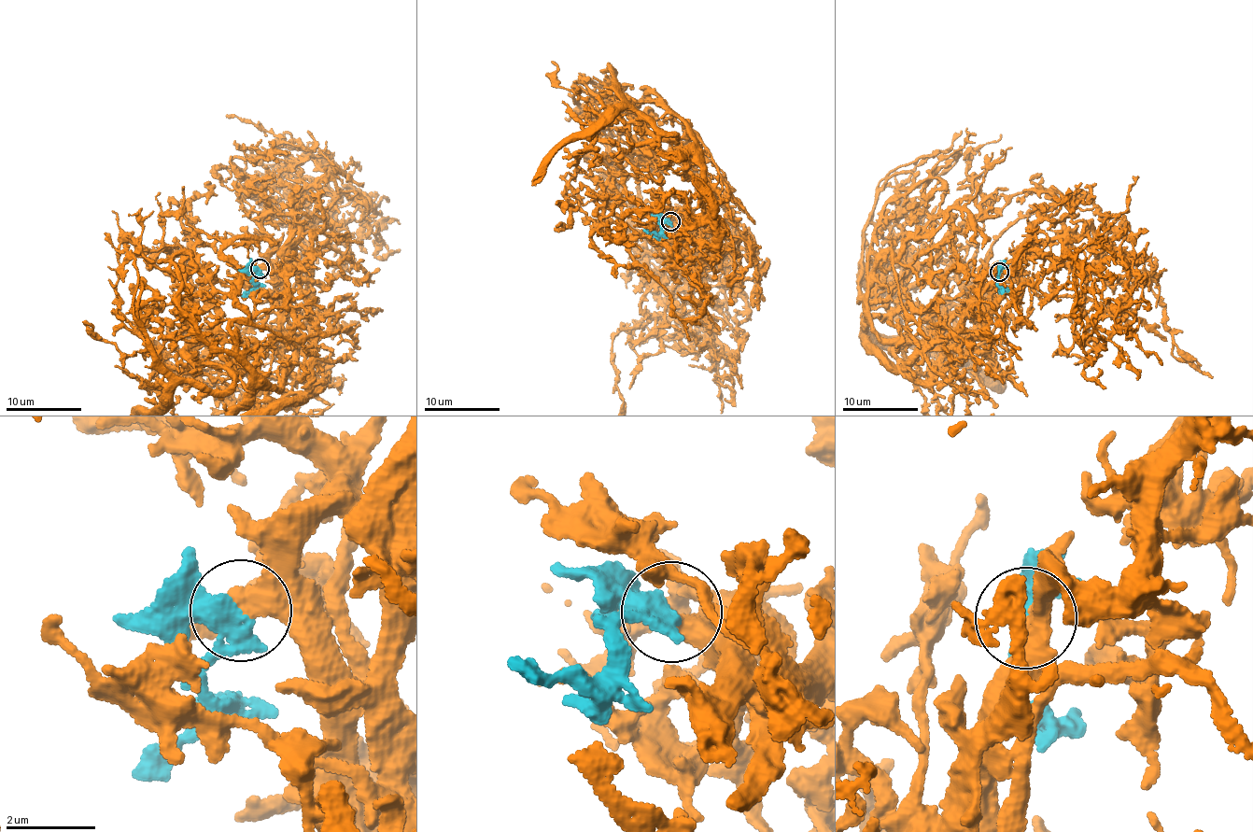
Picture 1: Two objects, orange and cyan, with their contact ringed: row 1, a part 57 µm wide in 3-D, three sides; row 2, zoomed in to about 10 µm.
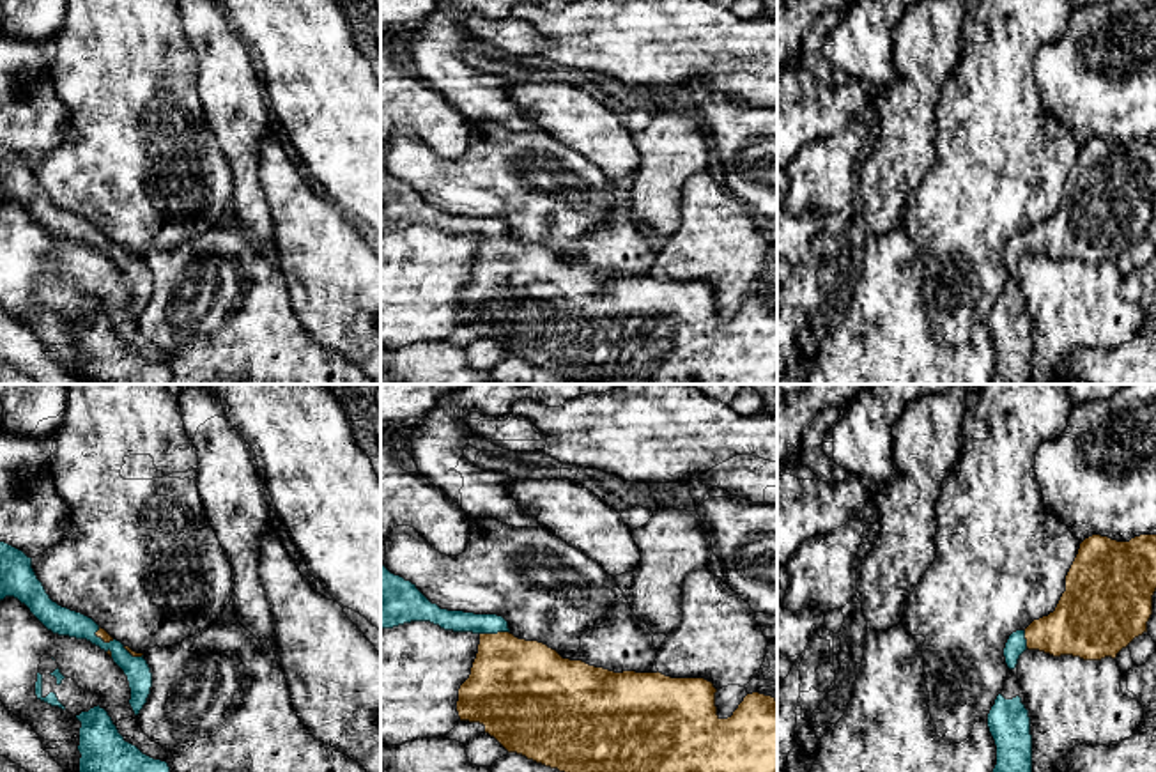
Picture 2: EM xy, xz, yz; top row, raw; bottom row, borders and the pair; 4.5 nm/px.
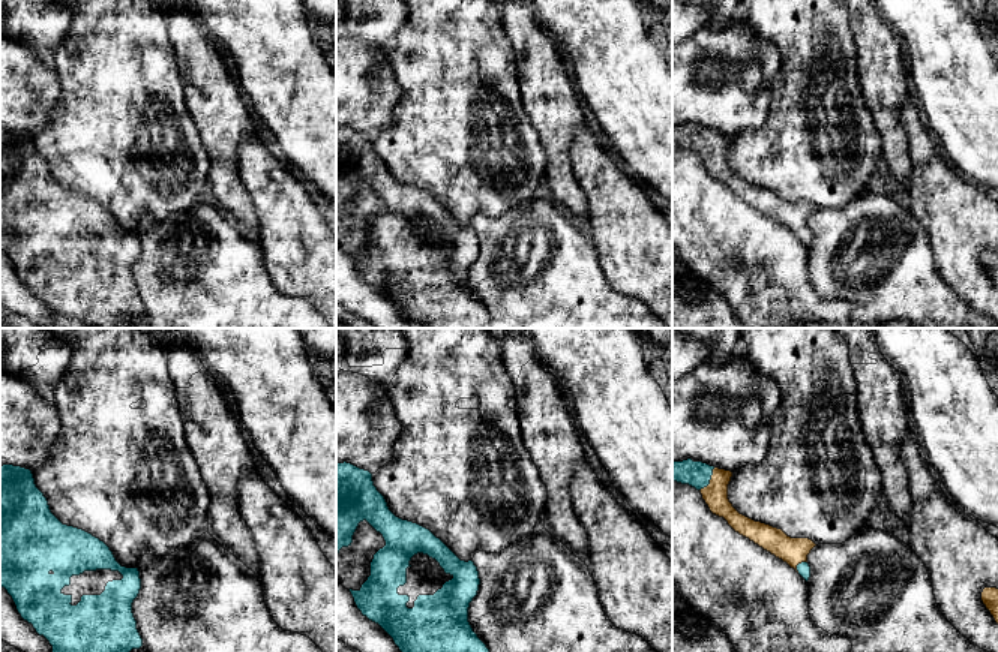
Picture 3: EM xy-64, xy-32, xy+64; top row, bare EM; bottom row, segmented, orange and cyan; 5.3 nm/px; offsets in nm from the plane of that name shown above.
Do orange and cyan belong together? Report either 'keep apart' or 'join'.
join

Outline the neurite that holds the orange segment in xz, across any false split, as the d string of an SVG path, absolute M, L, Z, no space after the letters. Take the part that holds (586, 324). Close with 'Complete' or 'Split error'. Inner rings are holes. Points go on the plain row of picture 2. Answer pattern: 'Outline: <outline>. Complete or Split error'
Outline: M381 168L381 232L430 225L444 234L480 239L469 282L459 292L460 324L480 326L508 356L517 356L559 375L593 384L777 384L777 303L747 297L731 320L721 322L712 285L671 282L662 276L614 276L582 264L563 262L538 244L515 241L497 218L441 212L411 184Z. Split error

